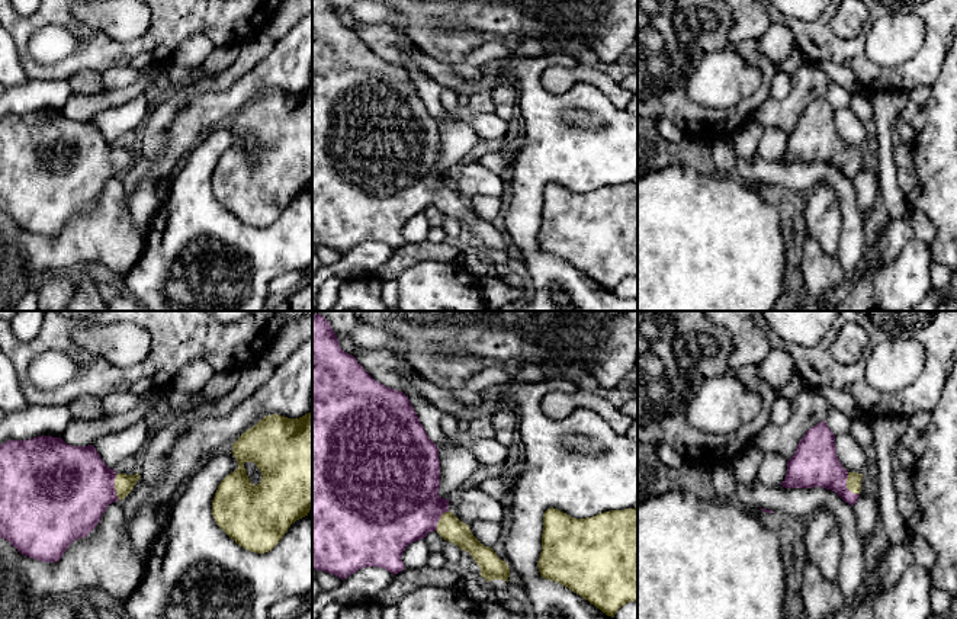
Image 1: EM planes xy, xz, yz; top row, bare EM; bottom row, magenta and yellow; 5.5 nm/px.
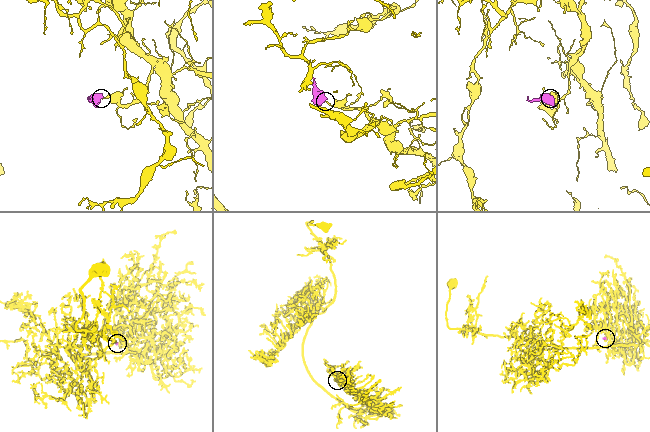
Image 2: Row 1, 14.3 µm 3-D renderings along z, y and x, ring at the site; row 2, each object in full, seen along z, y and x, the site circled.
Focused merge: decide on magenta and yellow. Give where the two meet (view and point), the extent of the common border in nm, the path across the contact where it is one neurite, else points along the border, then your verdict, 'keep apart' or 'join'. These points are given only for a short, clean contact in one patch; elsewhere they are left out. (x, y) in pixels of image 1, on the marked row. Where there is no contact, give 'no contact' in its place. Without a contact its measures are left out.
contact yz (845, 486); length 140 nm; way yz (815, 464), (845, 486), (854, 480); join

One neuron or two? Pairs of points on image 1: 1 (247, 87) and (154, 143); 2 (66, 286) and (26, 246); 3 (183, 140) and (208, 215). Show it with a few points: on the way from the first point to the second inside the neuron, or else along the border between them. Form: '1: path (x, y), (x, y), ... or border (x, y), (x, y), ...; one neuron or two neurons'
1: border (182, 105), (163, 147), (140, 153); two neurons
2: border (42, 278), (37, 284); two neurons
3: border (214, 130), (186, 153); two neurons

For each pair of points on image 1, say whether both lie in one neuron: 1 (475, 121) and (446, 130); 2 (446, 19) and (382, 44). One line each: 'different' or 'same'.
1: different
2: different

